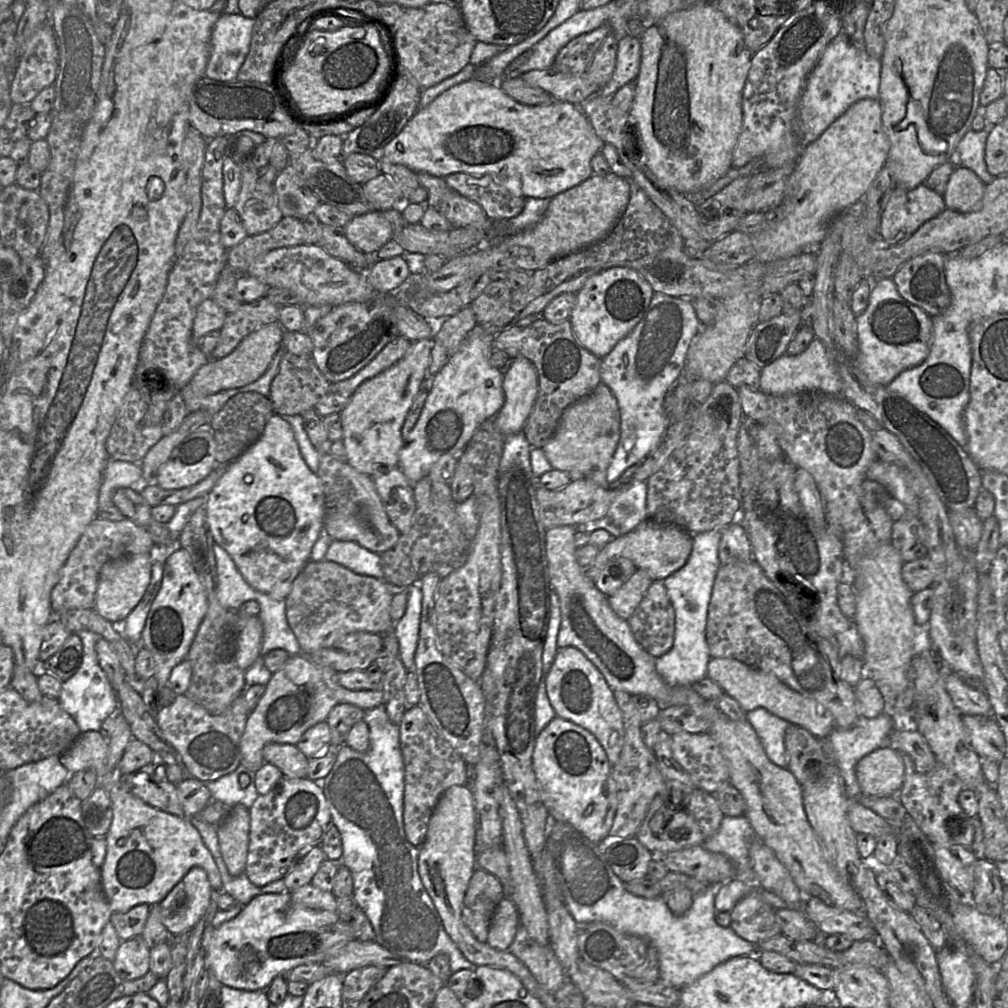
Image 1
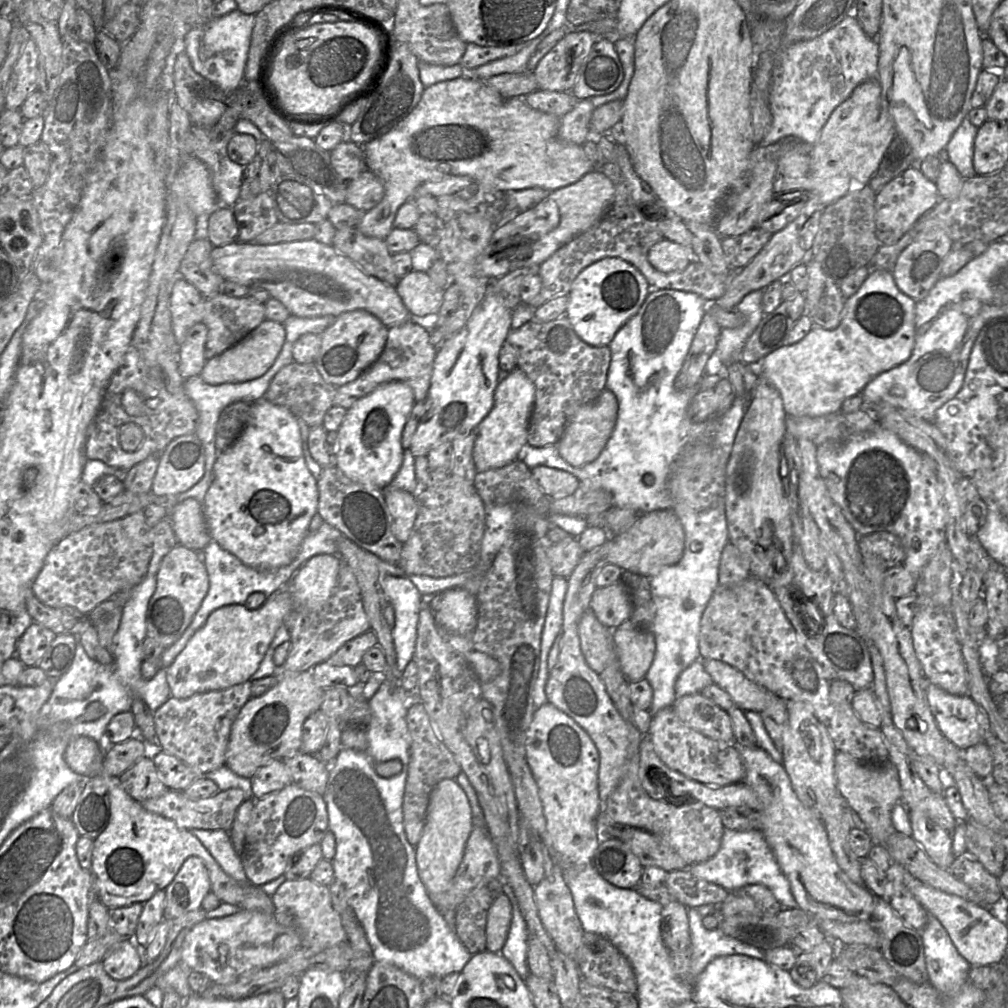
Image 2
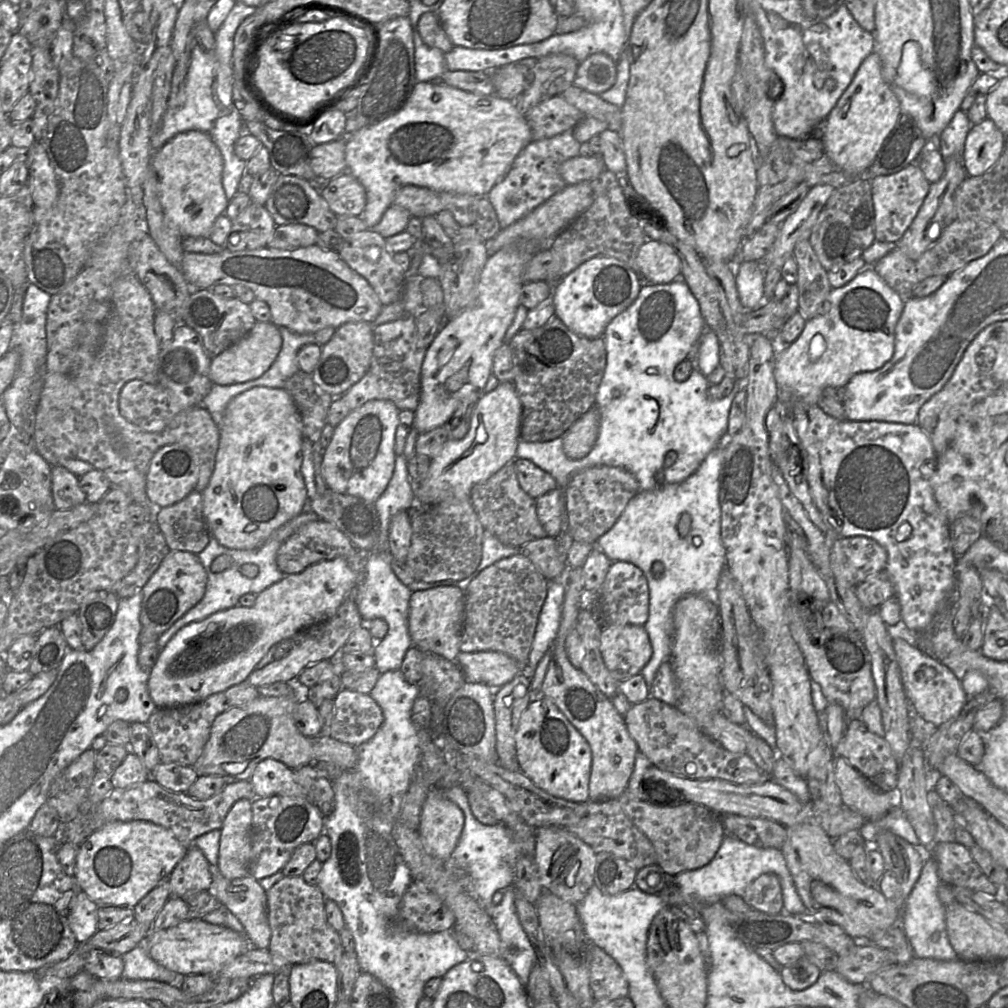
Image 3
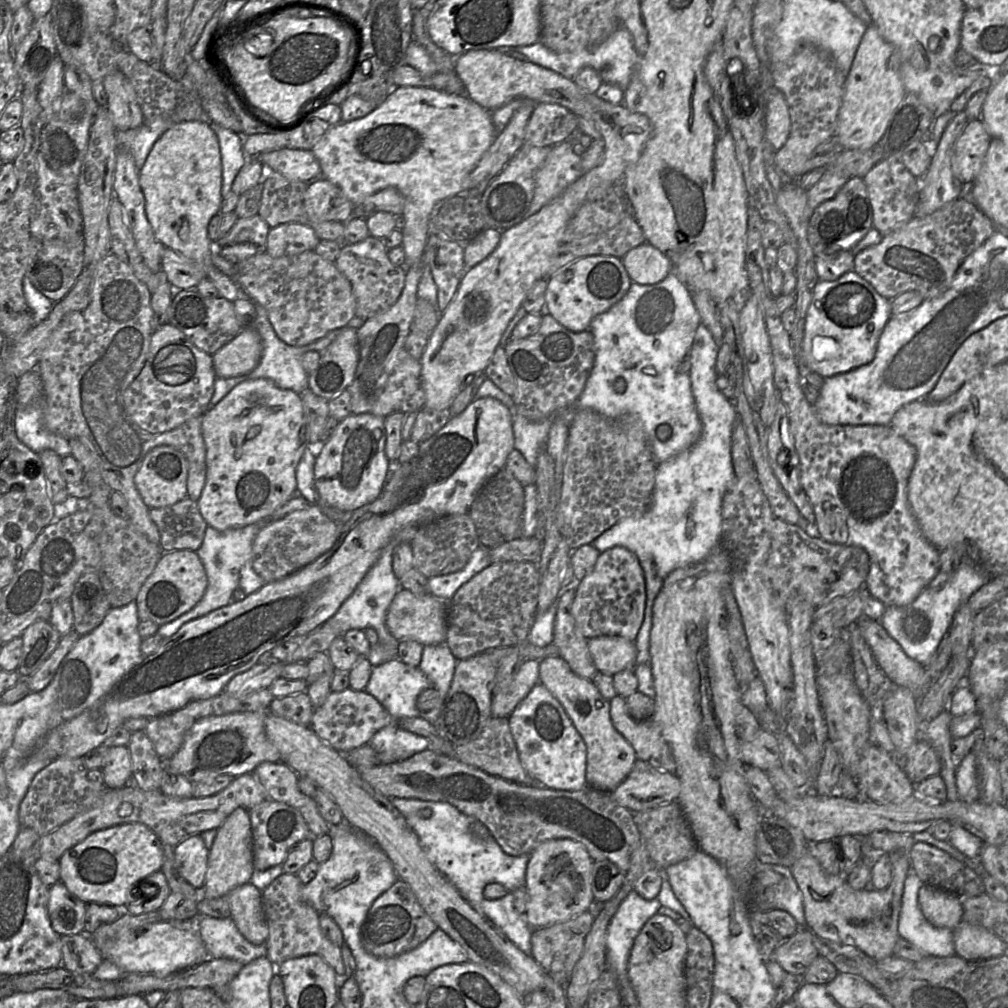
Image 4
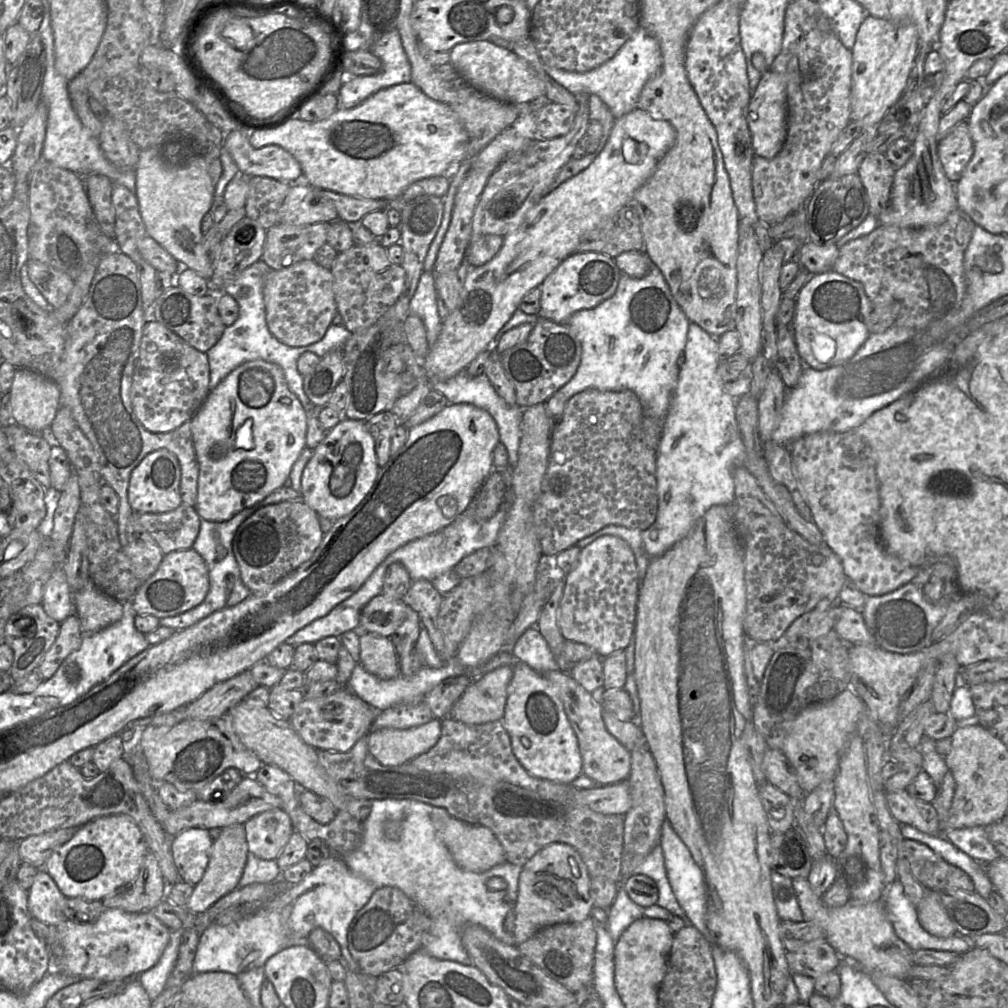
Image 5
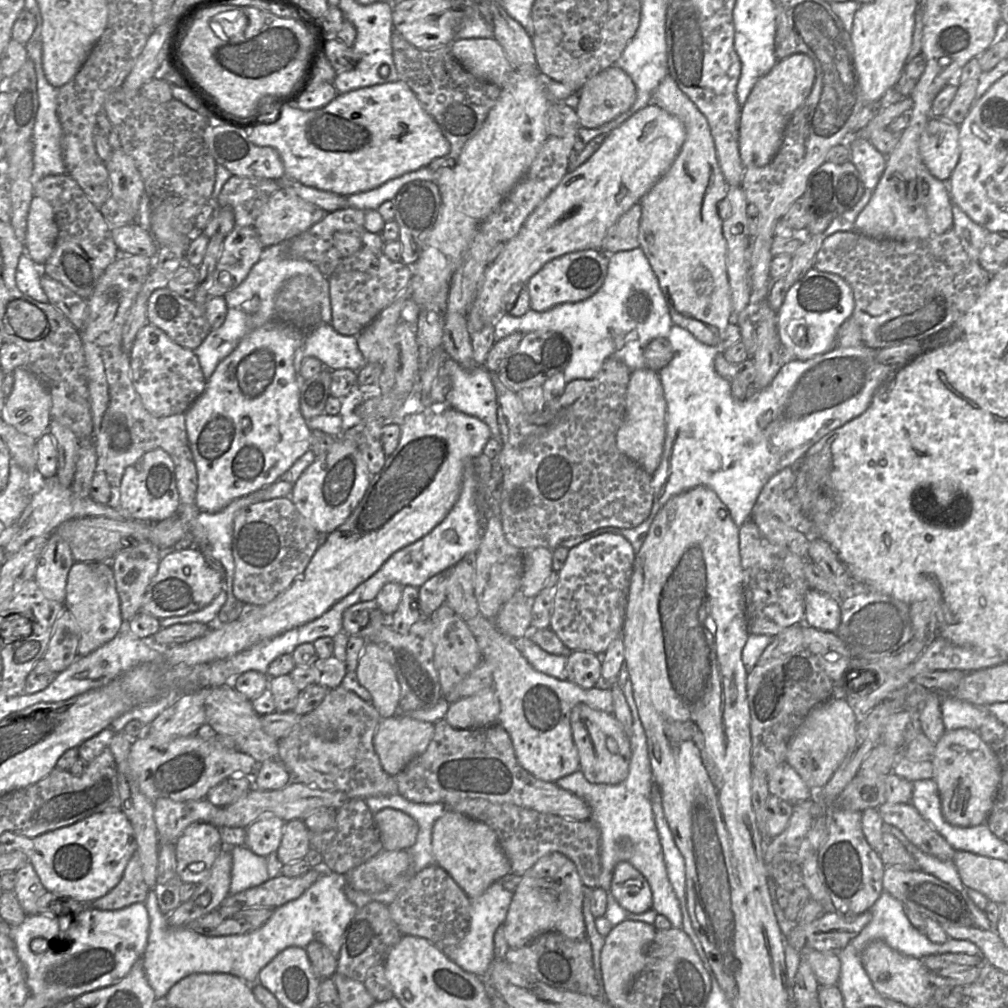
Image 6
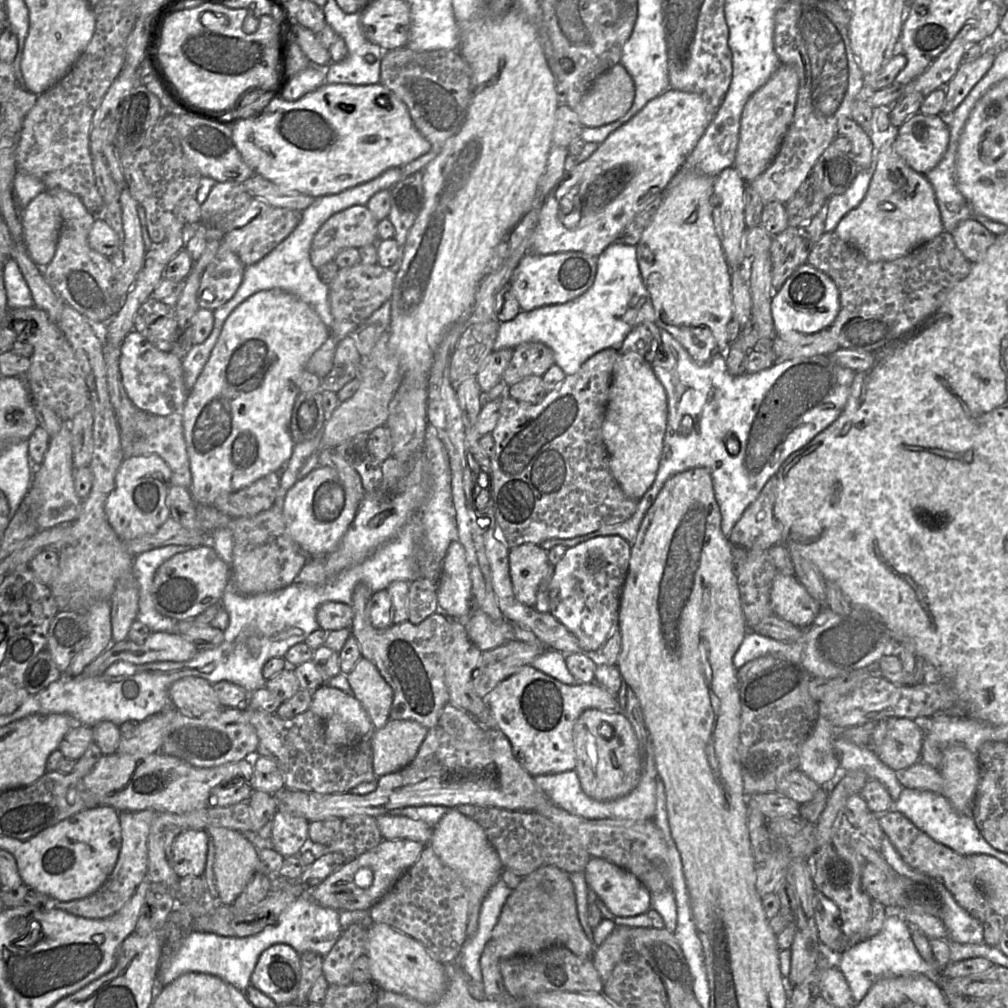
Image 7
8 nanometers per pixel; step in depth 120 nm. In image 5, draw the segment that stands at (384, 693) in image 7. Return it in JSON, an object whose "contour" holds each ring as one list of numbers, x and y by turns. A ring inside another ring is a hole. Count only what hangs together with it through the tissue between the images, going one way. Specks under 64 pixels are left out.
{"contour":[[373,633,360,636,360,662,363,668,381,679,400,675,400,663,389,637]]}

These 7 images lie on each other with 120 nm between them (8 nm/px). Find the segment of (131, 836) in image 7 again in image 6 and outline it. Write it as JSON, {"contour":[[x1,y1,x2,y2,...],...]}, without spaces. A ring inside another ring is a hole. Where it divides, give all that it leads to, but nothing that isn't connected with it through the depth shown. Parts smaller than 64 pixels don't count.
{"contour":[[137,851,129,860,120,882,106,895,88,904,99,910,118,910,131,904,144,902,151,889,144,881]]}

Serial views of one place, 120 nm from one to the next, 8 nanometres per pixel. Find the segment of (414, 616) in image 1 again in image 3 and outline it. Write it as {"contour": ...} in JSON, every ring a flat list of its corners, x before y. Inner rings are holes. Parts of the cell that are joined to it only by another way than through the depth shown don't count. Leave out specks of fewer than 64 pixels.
{"contour":[[372,551,366,554,365,577,361,583,354,586,351,597,355,601,364,622,382,618,388,624,387,634,375,642,372,650,375,668,380,673,400,670,407,650,413,645,408,629,411,594,412,591,409,586,406,586,397,578,390,562,381,554]]}

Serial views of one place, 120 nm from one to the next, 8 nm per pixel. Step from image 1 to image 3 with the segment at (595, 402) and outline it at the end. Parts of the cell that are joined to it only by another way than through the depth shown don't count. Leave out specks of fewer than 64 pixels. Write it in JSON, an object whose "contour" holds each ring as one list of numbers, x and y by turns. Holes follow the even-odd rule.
{"contour":[[594,406,563,434,563,451,565,455,572,460,582,459,587,456,597,440,599,427,600,412]]}

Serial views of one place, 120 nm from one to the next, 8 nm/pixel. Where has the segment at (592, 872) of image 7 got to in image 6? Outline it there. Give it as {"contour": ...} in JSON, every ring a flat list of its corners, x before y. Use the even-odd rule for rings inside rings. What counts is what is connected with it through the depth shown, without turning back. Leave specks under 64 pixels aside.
{"contour":[[618,862,611,881,610,893,629,913,640,914,652,909,653,898,645,877,629,862]]}

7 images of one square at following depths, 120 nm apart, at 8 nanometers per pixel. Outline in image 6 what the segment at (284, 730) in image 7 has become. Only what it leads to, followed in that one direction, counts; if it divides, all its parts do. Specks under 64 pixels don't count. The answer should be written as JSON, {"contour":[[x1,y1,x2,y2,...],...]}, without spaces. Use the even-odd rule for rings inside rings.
{"contour":[[341,685,332,688,317,708,301,715,291,732,278,740,277,760,291,774,293,782,324,791,344,792,350,799,398,794,394,776,385,772,373,745,381,720,371,702,366,702],[320,725,332,725,337,731,336,740,322,740,317,735]]}

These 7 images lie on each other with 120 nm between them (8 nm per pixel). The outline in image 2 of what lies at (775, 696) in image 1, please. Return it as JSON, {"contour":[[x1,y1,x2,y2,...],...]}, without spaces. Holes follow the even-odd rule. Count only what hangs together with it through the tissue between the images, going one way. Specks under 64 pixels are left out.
{"contour":[[705,659,703,664,713,682,729,693,735,705,743,711,760,713,771,703,772,697,777,696,725,662]]}

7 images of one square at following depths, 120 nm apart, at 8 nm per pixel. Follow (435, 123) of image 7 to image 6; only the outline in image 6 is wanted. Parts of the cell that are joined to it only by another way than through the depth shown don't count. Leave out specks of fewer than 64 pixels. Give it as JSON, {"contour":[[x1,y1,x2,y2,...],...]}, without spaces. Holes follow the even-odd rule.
{"contour":[[393,31,392,51,399,80,411,88,450,143,449,153,434,159,428,167,437,171,442,167,454,166,466,142,480,130,496,104,501,88,468,72,453,56,450,45,422,50,409,43,399,32]]}

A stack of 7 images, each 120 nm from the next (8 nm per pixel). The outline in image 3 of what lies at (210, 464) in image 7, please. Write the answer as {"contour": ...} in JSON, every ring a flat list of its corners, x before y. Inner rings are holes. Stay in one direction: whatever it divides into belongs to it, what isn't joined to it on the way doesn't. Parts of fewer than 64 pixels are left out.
{"contour":[[257,386,235,396,218,423,219,445,210,480,202,491,202,513,210,534,232,549,254,549,262,545,280,526,299,515,308,504,301,473,305,440,300,413,284,388]]}

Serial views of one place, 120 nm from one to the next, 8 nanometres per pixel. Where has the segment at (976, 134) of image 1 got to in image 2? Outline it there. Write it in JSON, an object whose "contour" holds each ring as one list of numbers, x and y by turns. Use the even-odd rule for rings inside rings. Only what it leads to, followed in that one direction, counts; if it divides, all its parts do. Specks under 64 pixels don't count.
{"contour":[[964,118,945,147,948,162,953,164,966,181,976,176,973,167,974,139,978,128]]}

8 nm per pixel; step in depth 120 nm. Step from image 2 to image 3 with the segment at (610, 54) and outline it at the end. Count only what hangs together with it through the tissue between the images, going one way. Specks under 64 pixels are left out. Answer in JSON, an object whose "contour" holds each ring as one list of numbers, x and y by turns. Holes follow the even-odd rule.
{"contour":[[595,53,579,64,574,84,599,95,615,84,616,77,617,62,604,53]]}

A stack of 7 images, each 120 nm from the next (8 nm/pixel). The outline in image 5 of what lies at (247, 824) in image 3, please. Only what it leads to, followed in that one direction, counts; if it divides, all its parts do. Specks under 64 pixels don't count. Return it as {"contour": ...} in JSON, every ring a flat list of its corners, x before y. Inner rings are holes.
{"contour":[[244,824,222,828,210,851,210,862,201,881,194,886,186,908,195,914,202,914,219,899,238,888,249,854]]}

